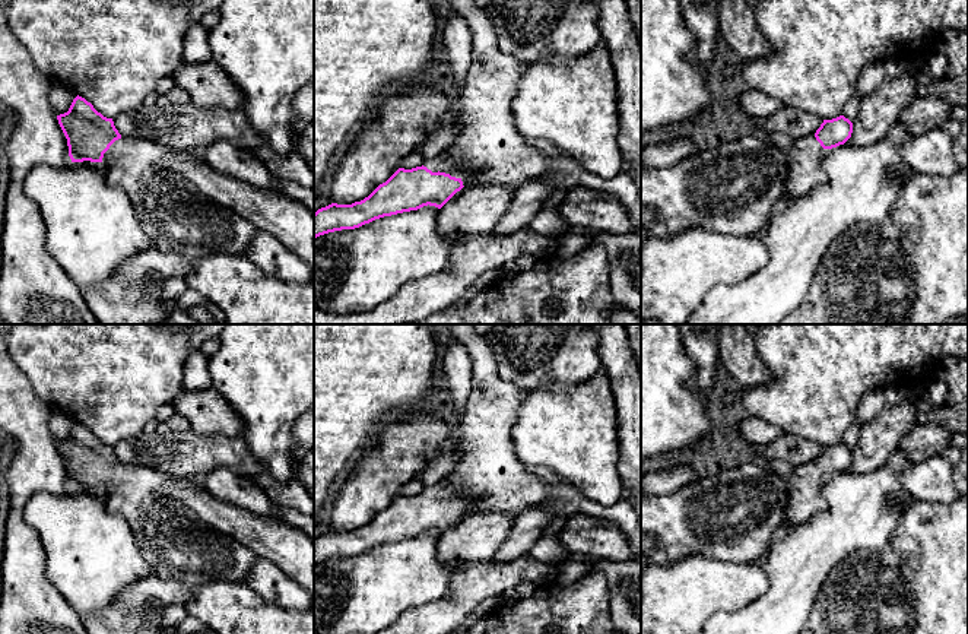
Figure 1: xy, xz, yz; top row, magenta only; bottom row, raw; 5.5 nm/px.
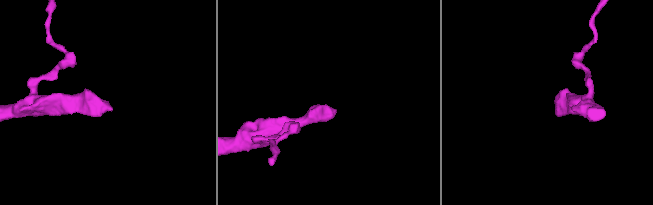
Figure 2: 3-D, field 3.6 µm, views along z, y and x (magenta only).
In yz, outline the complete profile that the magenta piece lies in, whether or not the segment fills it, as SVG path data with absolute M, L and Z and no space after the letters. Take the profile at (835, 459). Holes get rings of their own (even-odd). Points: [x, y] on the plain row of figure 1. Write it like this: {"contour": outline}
{"contour": "M840 443L823 447L813 463L794 467L787 479L788 500L784 523L788 530L828 510L828 501L823 495L823 478L844 472L851 460L853 450Z"}

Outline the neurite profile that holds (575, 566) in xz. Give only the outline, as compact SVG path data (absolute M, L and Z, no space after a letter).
M569 554L568 558L561 564L561 570L556 576L556 583L568 586L590 571L593 558L584 554Z

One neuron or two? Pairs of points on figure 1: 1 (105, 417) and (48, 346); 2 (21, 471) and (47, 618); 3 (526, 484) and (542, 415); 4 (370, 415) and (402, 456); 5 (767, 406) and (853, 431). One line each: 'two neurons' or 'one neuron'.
1: one neuron
2: one neuron
3: two neurons
4: two neurons
5: two neurons

